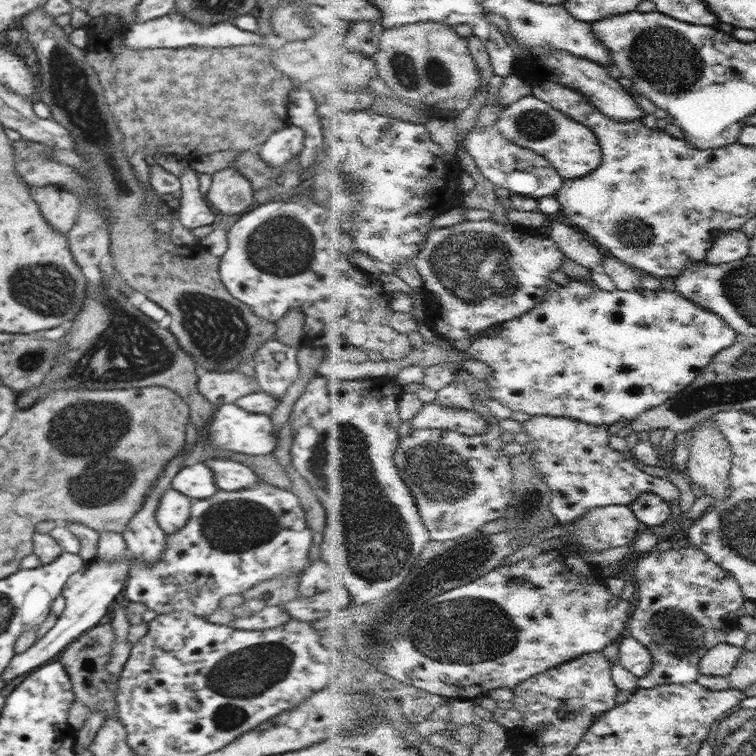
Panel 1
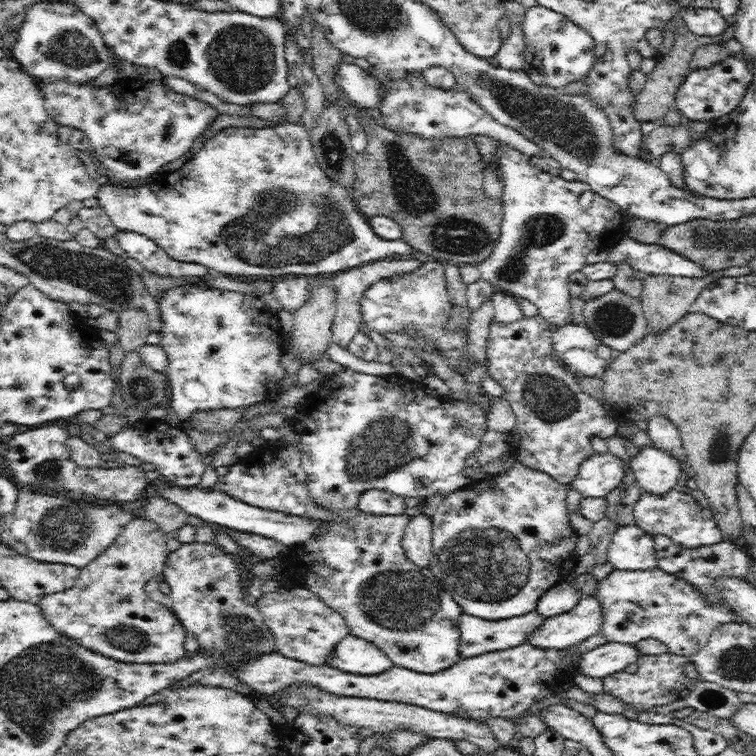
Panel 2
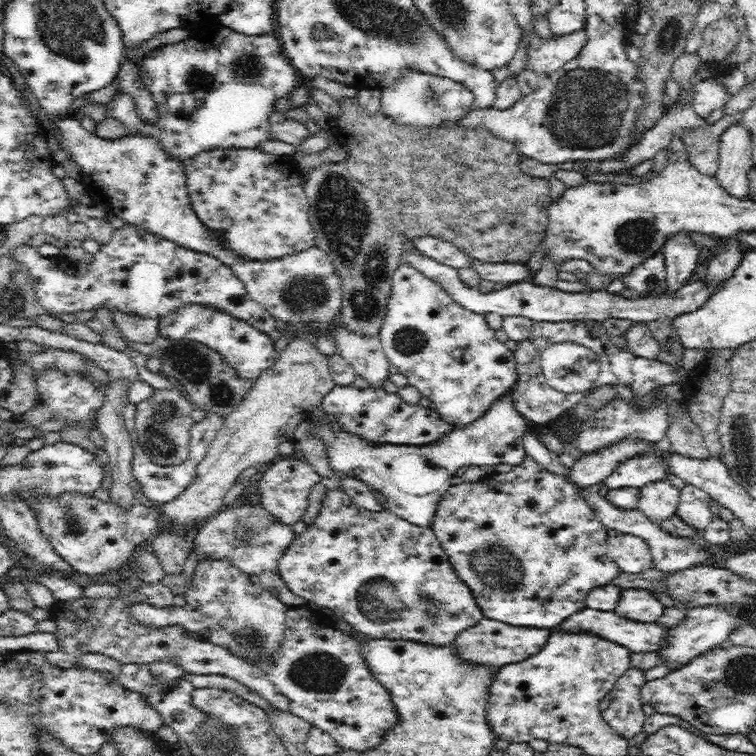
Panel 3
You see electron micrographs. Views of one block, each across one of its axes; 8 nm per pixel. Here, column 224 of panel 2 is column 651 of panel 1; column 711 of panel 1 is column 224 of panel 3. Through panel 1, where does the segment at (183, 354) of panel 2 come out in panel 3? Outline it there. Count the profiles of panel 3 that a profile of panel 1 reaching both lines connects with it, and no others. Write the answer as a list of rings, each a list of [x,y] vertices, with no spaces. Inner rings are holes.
[[[184,304],[174,310],[168,310],[163,317],[157,319],[157,336],[164,340],[187,340],[187,342],[196,342],[205,346],[212,352],[215,352],[224,364],[227,364],[241,379],[255,381],[267,368],[270,368],[278,356],[274,340],[268,337],[264,331],[254,328],[251,324],[238,317],[232,316],[232,313],[217,308],[214,304]]]

